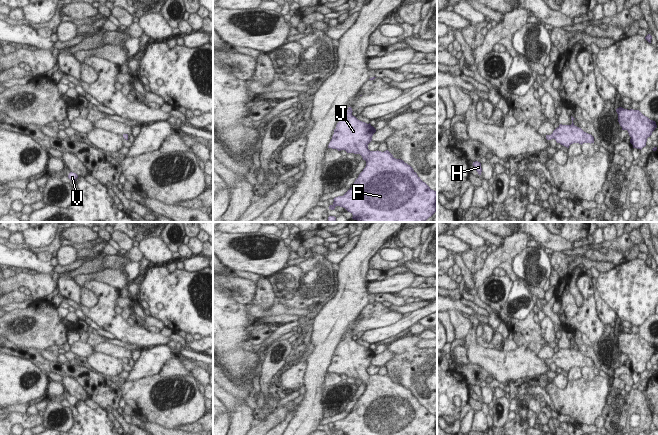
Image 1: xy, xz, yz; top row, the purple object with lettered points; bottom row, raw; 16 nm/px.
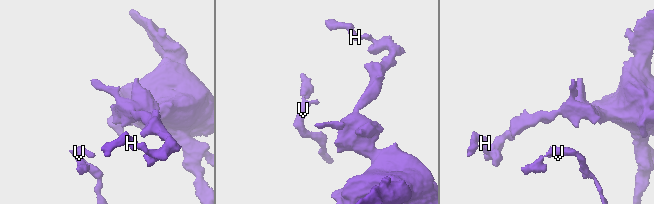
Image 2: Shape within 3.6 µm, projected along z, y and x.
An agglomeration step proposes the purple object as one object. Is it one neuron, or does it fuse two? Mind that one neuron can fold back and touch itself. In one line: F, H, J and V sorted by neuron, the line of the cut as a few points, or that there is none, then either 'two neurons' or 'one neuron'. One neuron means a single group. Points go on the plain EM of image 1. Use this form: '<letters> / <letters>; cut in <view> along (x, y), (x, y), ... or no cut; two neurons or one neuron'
F H J V; no cut; one neuron

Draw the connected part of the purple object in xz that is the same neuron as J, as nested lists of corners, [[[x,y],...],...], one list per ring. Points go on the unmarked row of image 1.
[[[352,332],[339,344],[328,372],[360,378],[366,390],[352,411],[343,419],[335,421],[329,433],[336,430],[347,435],[437,435],[437,416],[423,406],[413,392],[401,383],[396,383],[388,375],[370,375],[368,368],[376,353],[352,339]]]

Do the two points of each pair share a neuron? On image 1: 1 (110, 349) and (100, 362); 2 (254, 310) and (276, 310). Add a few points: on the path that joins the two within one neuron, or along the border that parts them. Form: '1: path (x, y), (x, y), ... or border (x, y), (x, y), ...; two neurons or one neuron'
1: border (94, 351), (122, 359); two neurons
2: path (259, 312), (271, 311); one neuron

